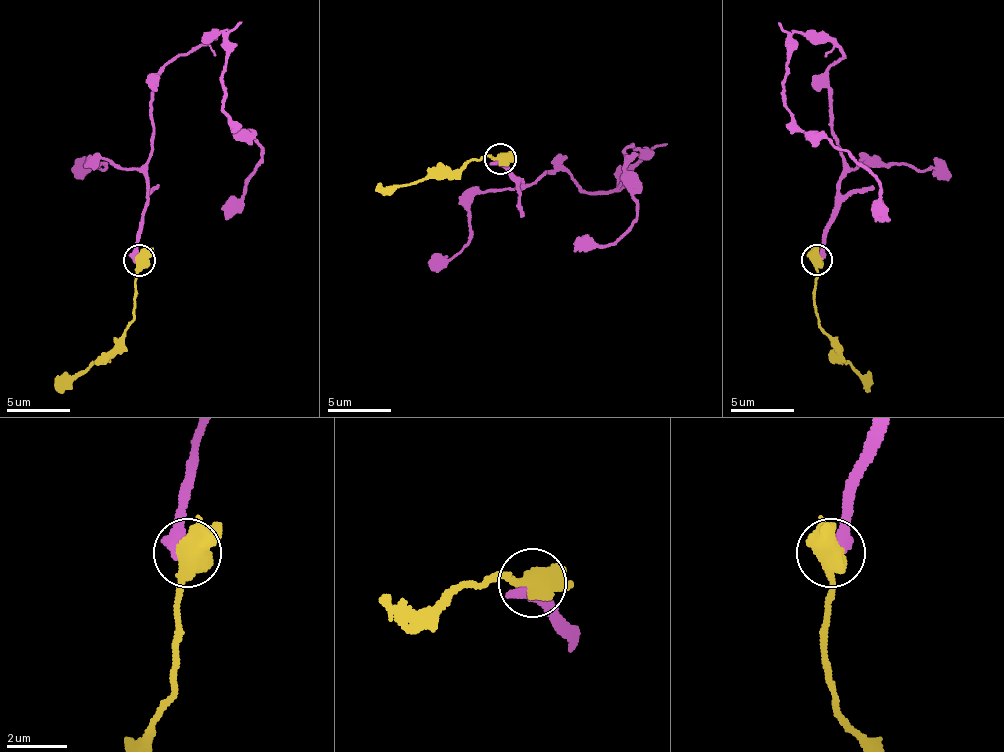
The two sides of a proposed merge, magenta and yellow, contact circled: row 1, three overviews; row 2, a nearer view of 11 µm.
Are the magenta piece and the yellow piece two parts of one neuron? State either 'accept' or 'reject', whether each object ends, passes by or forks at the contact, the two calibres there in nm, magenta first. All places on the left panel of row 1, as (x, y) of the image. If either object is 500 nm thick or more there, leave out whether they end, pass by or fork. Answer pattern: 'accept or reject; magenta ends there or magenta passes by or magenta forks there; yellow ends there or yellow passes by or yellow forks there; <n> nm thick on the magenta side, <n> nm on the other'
reject; 480 nm thick on the magenta side, 500 nm on the other

